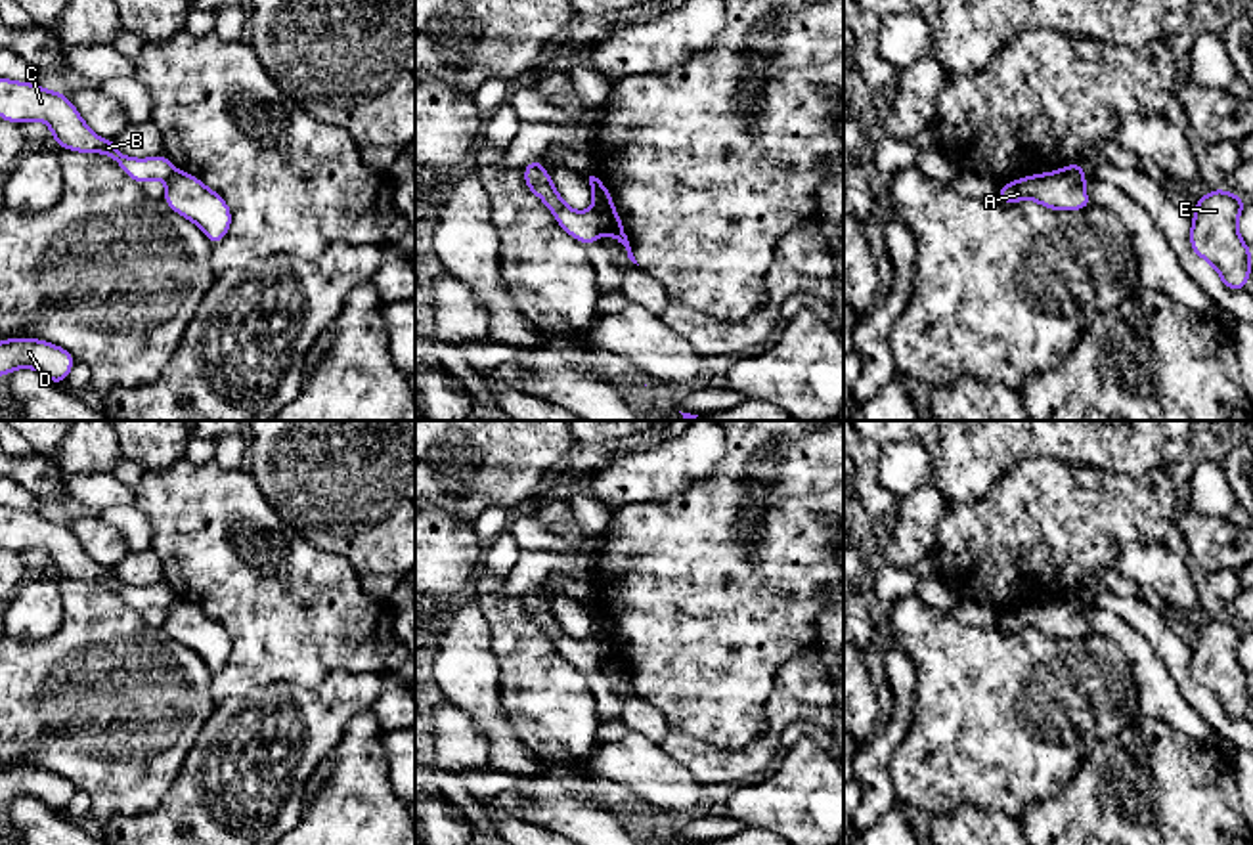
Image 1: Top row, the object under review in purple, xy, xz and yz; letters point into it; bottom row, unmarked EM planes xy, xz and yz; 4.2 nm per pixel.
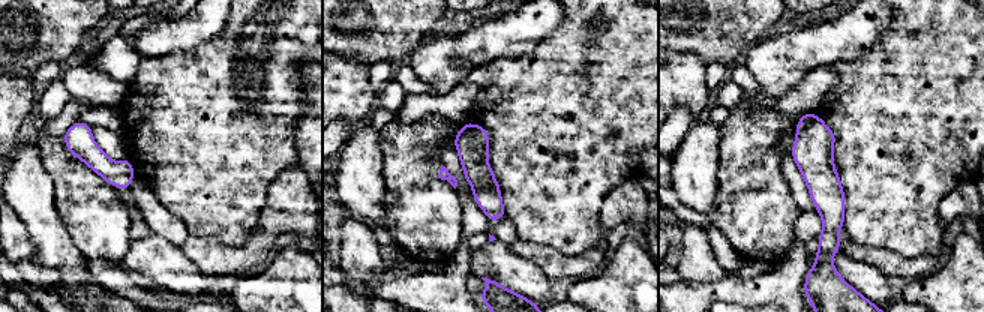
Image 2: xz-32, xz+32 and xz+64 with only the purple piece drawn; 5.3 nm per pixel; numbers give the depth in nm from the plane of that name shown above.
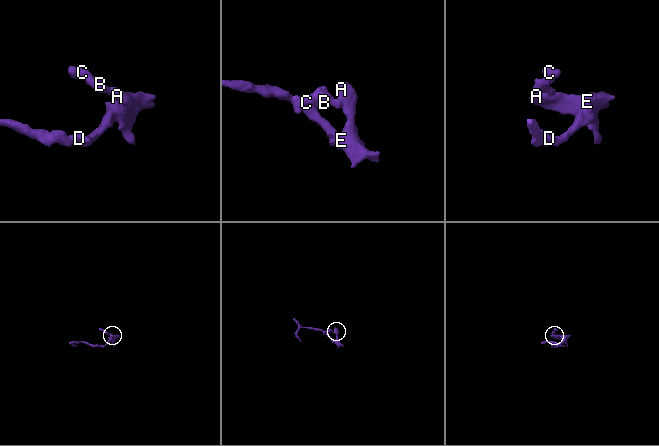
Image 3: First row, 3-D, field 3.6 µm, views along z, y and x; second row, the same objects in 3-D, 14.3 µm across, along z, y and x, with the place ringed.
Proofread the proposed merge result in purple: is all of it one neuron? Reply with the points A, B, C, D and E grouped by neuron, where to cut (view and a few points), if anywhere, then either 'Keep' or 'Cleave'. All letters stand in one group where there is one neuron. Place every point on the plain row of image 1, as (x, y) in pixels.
Groups: A D E / B C. Split along xz (593, 635), (603, 660). Cleave

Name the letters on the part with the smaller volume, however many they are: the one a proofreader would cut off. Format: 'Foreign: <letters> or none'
Foreign: B, C

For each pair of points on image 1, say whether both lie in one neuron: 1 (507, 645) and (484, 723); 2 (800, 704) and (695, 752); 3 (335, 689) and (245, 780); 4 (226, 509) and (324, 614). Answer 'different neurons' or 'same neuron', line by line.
1: different neurons
2: same neuron
3: same neuron
4: same neuron

